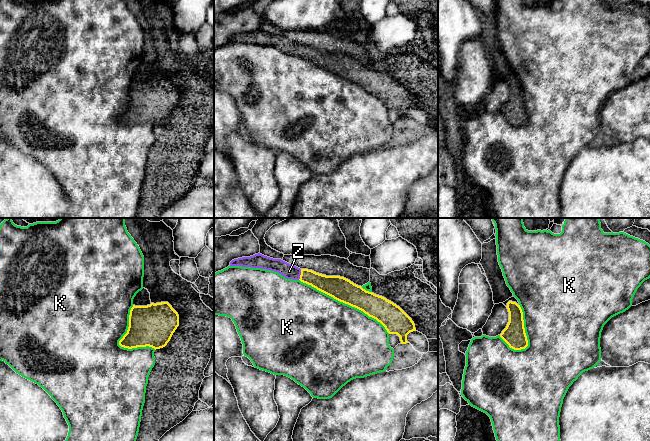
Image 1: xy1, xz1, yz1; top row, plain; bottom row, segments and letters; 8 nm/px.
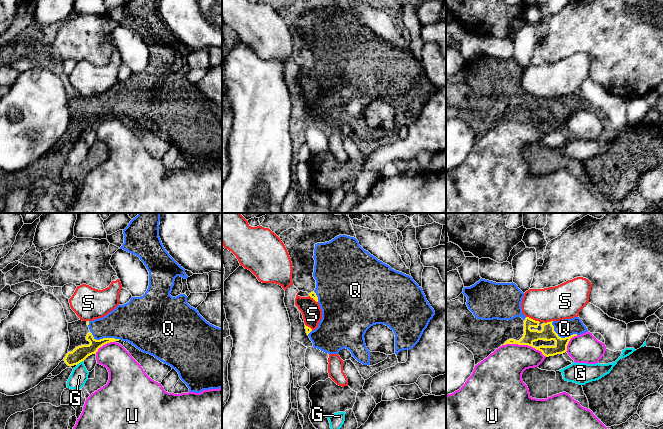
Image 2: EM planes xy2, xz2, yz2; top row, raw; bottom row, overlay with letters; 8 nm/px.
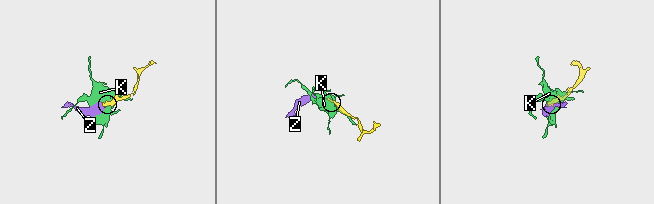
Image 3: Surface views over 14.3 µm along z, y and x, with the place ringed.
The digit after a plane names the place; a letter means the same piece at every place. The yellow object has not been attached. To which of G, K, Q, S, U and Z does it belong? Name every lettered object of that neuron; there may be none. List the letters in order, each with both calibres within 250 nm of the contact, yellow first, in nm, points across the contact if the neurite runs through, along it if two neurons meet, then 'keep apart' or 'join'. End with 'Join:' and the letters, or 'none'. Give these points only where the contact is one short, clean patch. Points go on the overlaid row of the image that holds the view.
G: calibres 120 and 140 nm; border xy2 (82, 360), (76, 364); keep apart
K: calibres 190 and 500 nm; keep apart
Q: calibres 120 and 140 nm; join
S: calibres 120 and 280 nm; border yz2 (526, 316), (539, 322); keep apart
U: calibres 120 and 300 nm; keep apart
Z: calibres 160 and 120 nm; way xz1 (330, 285), (301, 274), (289, 271); join
Join: Q, Z

